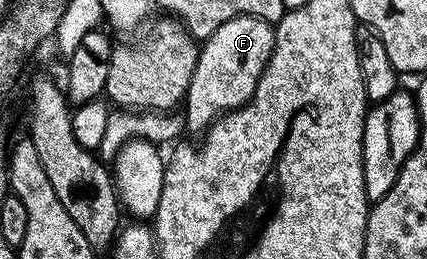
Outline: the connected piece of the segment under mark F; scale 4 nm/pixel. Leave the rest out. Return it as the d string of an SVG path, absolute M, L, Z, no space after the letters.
M236 17L227 19L215 35L200 42L195 75L191 75L183 102L184 128L188 132L204 134L222 113L242 109L253 100L255 87L259 87L259 79L271 59L276 38L277 30L270 22L258 17Z

